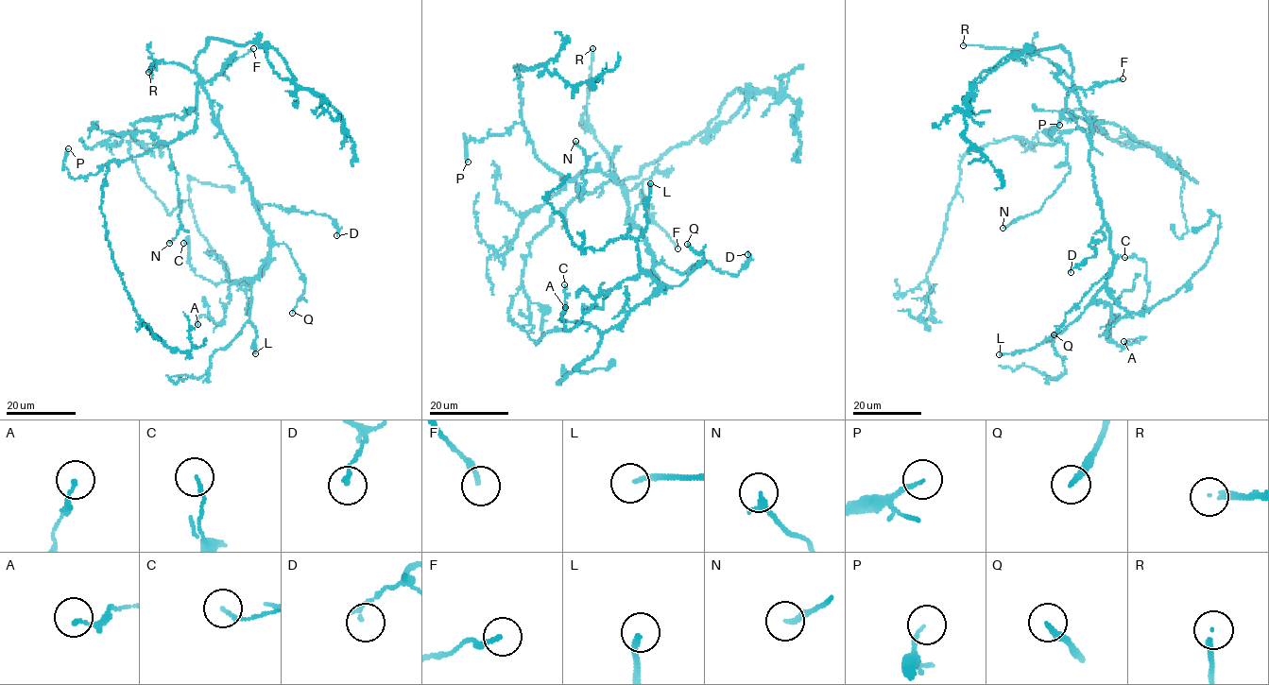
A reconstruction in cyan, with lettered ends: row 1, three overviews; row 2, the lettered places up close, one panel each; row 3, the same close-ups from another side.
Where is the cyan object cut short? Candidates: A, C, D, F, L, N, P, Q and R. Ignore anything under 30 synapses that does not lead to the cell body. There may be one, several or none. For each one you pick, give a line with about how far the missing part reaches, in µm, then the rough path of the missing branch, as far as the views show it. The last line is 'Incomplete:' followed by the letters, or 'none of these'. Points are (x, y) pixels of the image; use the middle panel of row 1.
R: about 120 µm are missing; missing branch runs (592, 48), (591, 37), (583, 34), (543, 80), (550, 201), (569, 237), (583, 316), (592, 337), (574, 403)
Incomplete: R

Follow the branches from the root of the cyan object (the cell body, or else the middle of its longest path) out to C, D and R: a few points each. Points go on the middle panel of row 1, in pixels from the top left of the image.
C: (624, 192), (626, 222), (640, 230), (653, 256), (653, 272), (664, 287), (604, 332), (563, 319), (564, 284)
D: (624, 192), (626, 222), (639, 228), (655, 264), (684, 273), (708, 261), (735, 276), (747, 254)
R: (624, 192), (609, 157), (594, 135), (586, 111), (592, 48)

